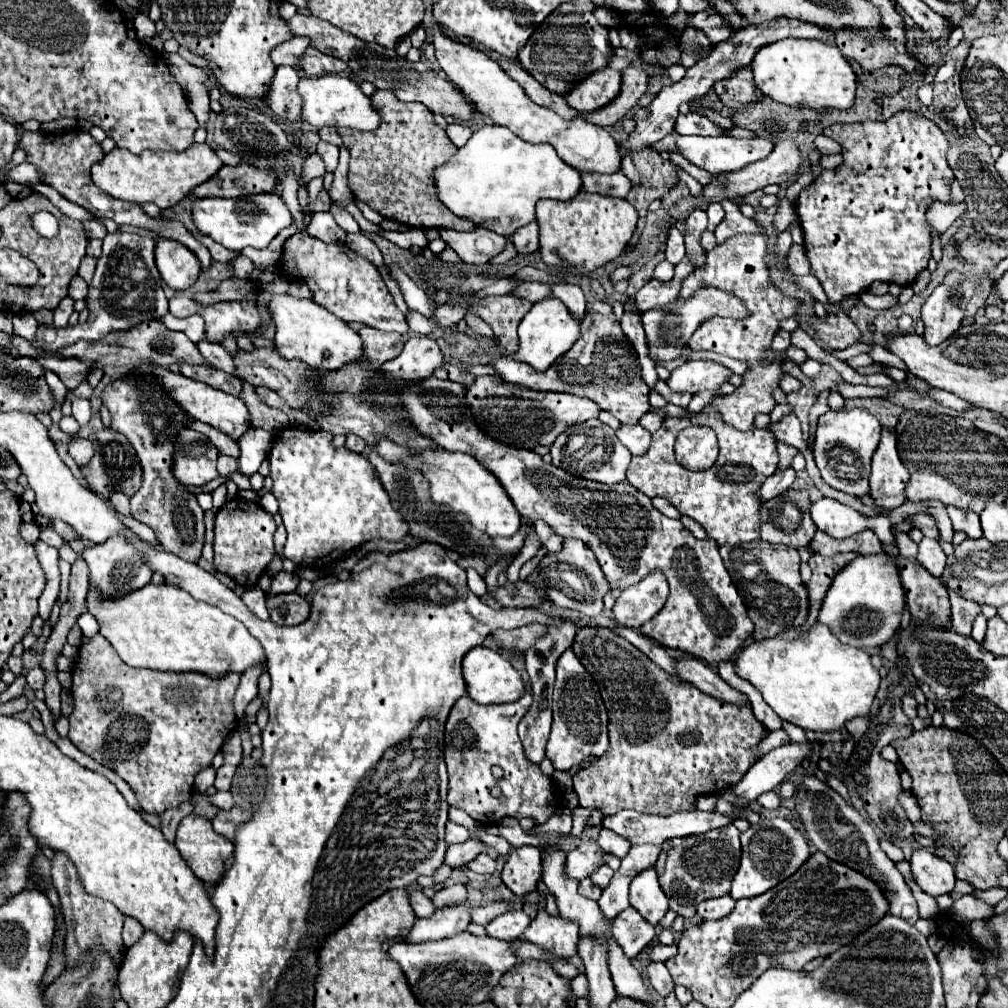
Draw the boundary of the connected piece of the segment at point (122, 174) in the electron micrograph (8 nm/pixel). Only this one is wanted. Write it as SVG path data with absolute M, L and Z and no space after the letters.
M191 145L181 153L163 153L163 151L143 151L133 155L127 149L115 147L99 163L91 167L93 183L109 193L115 199L131 203L155 203L159 209L169 209L187 197L197 185L211 179L221 169L221 159L207 145Z

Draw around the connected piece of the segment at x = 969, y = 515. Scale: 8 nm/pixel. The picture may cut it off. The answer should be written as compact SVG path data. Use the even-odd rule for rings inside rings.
M953 505L947 507L947 513L949 513L951 521L953 521L953 529L955 531L963 531L971 539L983 537L983 531L981 531L981 523L979 523L979 515L977 513L963 511L963 509L953 507Z

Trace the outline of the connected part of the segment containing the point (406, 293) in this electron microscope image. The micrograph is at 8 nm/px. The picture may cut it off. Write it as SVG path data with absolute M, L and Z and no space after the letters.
M391 265L389 269L391 269L393 277L399 281L401 289L403 289L403 297L405 297L407 307L413 309L413 311L423 313L425 317L433 317L433 311L429 309L429 297L405 275L405 271L399 265Z

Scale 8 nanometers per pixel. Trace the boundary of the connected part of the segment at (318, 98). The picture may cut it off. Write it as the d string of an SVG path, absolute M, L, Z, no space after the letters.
M343 75L307 77L299 81L299 95L303 97L303 119L315 127L353 127L359 131L373 131L381 123L381 115L375 111L371 99L359 89L359 85Z

